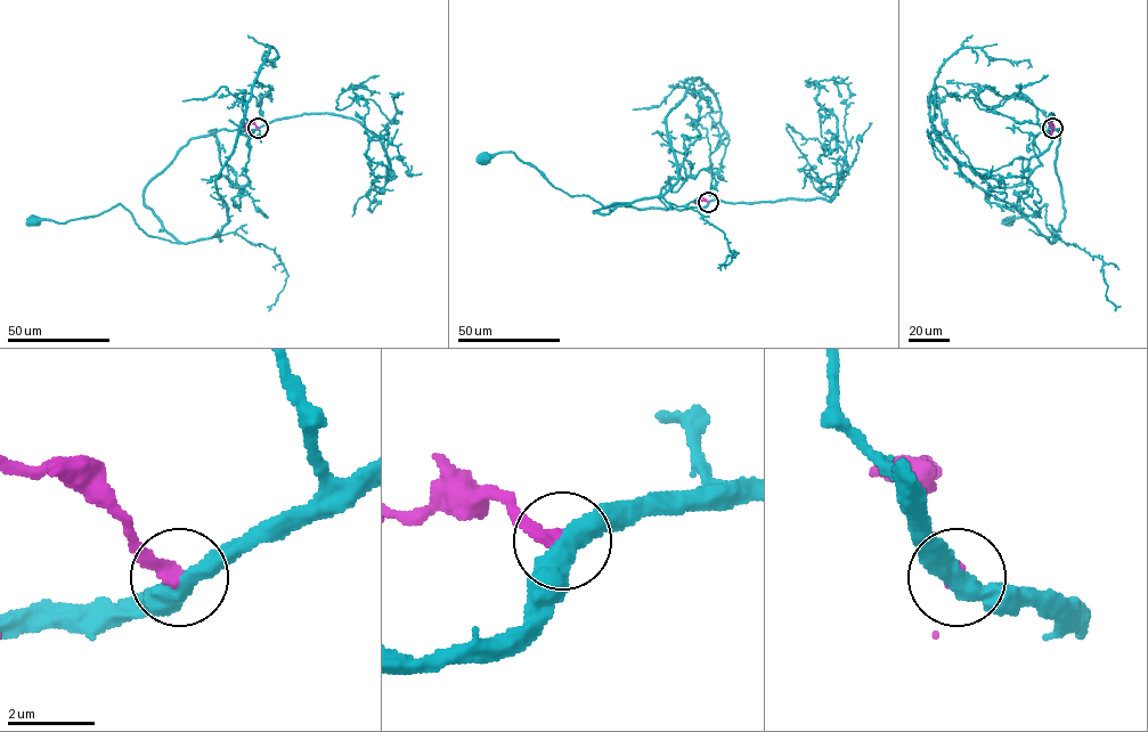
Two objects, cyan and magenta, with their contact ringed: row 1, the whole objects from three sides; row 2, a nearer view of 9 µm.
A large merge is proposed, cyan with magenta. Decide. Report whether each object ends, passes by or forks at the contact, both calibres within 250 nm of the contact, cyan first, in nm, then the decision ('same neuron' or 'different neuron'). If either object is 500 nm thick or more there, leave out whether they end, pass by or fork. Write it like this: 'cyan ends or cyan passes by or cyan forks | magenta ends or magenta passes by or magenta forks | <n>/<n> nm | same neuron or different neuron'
cyan passes by | magenta ends | 440/320 nm | different neuron

